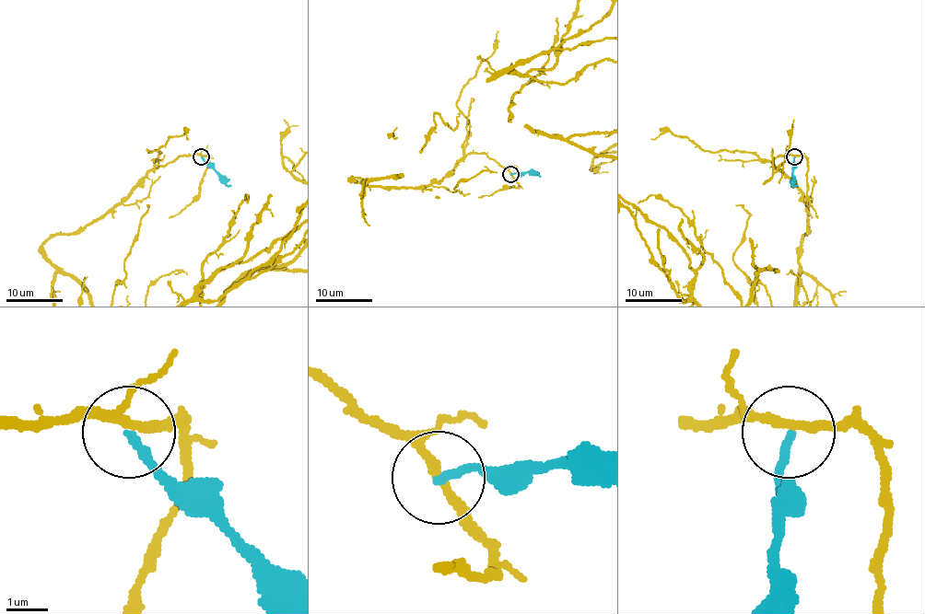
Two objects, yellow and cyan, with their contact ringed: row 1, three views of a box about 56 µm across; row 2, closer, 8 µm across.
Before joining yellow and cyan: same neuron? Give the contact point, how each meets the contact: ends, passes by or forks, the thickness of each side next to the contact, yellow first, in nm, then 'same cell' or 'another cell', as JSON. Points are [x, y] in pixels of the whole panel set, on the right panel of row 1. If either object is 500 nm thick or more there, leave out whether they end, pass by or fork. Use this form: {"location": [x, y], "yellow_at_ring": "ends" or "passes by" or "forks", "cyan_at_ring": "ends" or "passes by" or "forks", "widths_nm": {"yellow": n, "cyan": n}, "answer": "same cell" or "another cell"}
{"location": [794, 156], "yellow_at_ring": "passes by", "cyan_at_ring": "ends", "widths_nm": {"yellow": 200, "cyan": 220}, "answer": "another cell"}

